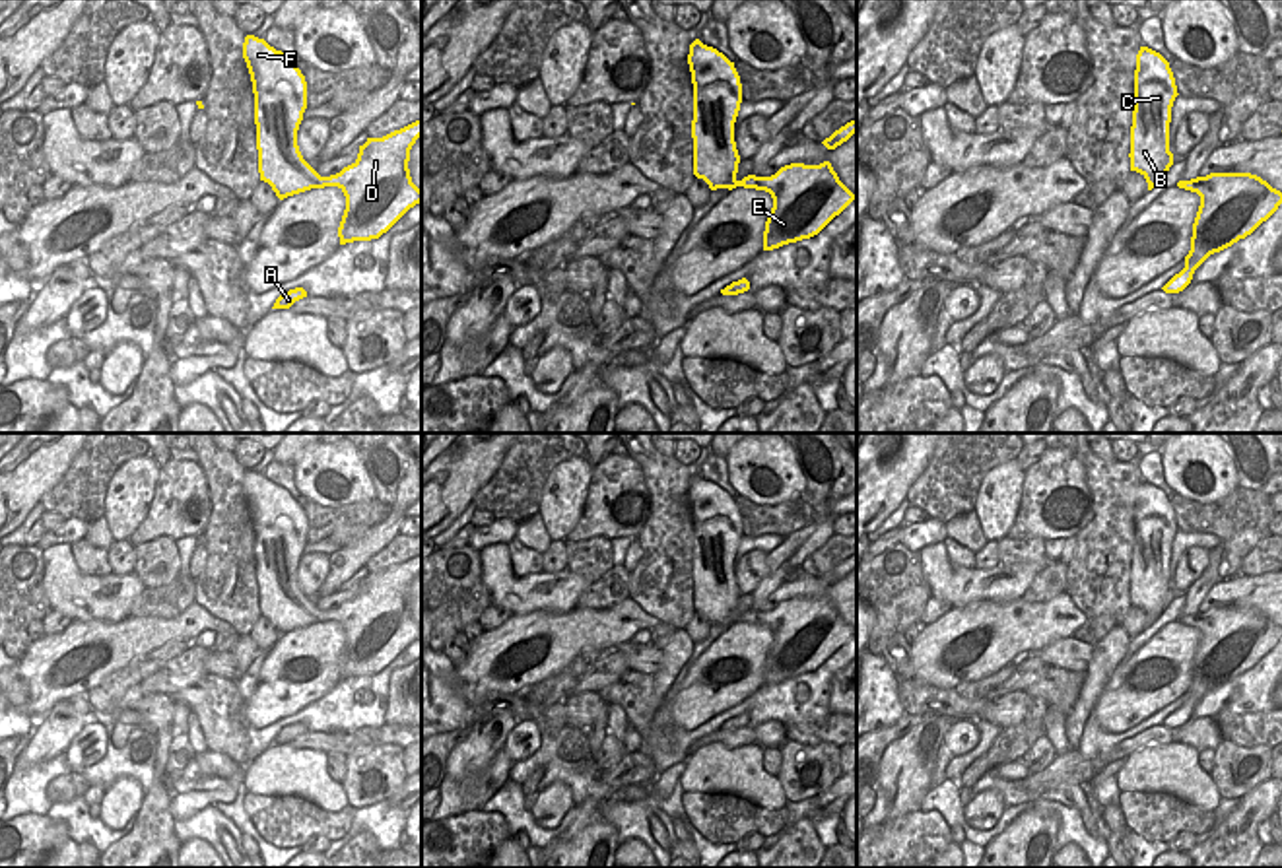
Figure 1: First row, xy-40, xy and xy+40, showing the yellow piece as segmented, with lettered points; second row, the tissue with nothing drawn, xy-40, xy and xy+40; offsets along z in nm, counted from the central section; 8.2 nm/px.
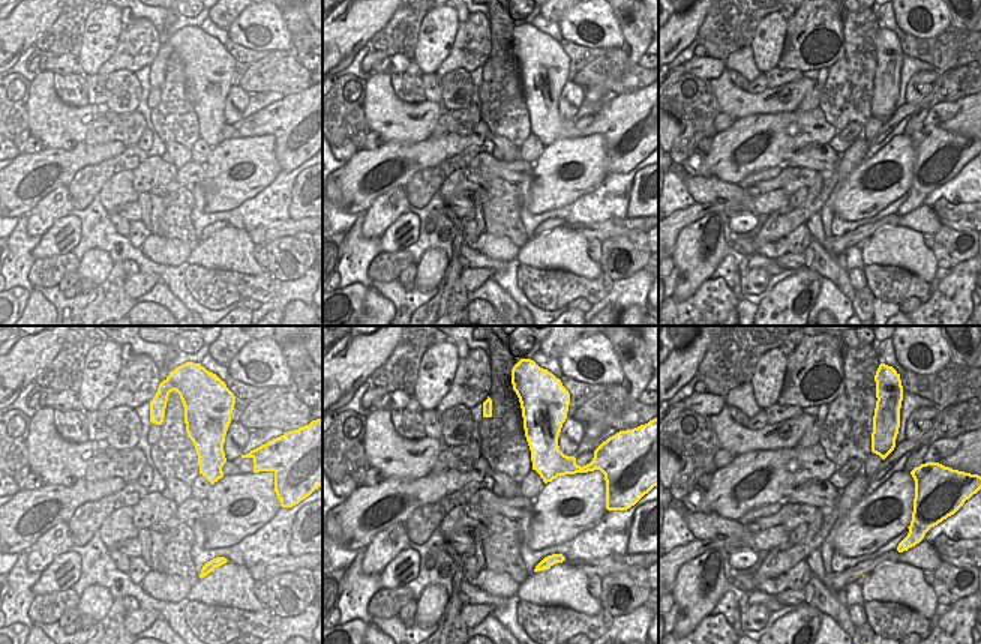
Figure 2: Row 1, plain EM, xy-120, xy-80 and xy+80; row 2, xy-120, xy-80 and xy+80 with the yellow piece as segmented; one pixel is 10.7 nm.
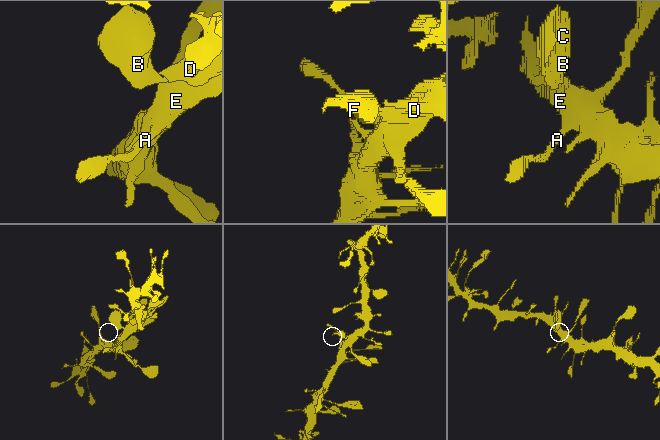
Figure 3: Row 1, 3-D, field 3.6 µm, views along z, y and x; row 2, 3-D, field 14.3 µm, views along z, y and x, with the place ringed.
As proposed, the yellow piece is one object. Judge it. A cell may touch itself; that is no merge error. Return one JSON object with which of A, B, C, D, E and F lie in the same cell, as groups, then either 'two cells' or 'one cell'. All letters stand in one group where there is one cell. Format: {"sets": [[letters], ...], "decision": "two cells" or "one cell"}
{"sets": [["A", "B", "C", "D", "E", "F"]], "decision": "one cell"}

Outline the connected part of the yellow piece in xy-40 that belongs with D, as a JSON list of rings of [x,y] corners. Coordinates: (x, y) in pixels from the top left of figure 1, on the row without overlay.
[[[254,470],[245,472],[243,493],[254,528],[260,616],[268,618],[280,635],[311,623],[338,621],[346,631],[340,680],[379,674],[422,637],[422,625],[408,604],[410,584],[422,571],[422,555],[383,573],[367,573],[352,600],[320,612],[297,581],[307,544],[305,511],[286,487]]]

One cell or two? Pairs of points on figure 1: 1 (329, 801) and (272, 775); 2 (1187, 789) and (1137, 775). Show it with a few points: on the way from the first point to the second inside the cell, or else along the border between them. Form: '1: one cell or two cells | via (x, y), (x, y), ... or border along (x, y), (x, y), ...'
1: one cell | via (315, 787), (303, 775), (286, 775)
2: one cell | via (1176, 777), (1148, 775)

